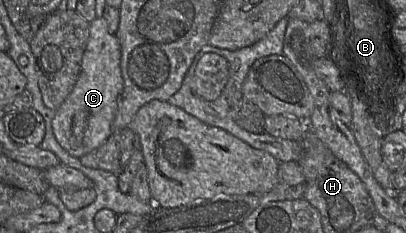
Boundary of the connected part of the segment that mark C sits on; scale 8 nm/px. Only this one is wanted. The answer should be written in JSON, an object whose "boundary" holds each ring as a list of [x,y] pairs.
{"boundary":[[[96,17],[89,23],[89,39],[78,79],[51,123],[60,146],[78,159],[102,145],[111,134],[123,86],[120,60],[121,47],[116,35],[109,33],[103,17]]]}

